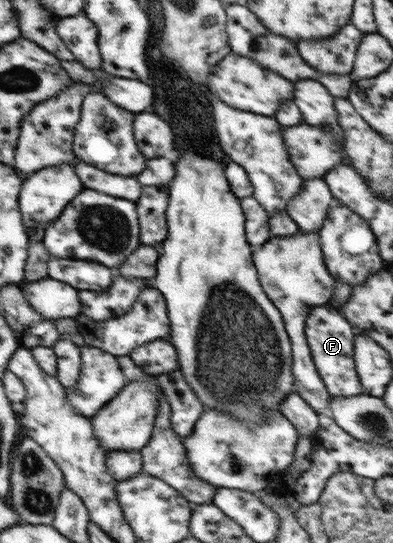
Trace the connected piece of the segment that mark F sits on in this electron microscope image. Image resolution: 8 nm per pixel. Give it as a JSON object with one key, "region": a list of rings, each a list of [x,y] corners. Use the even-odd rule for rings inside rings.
{"region":[[[329,304],[315,306],[305,322],[305,335],[311,357],[332,397],[351,397],[364,393],[355,369],[353,357],[355,335],[352,327],[345,317],[340,315],[339,310]]]}

